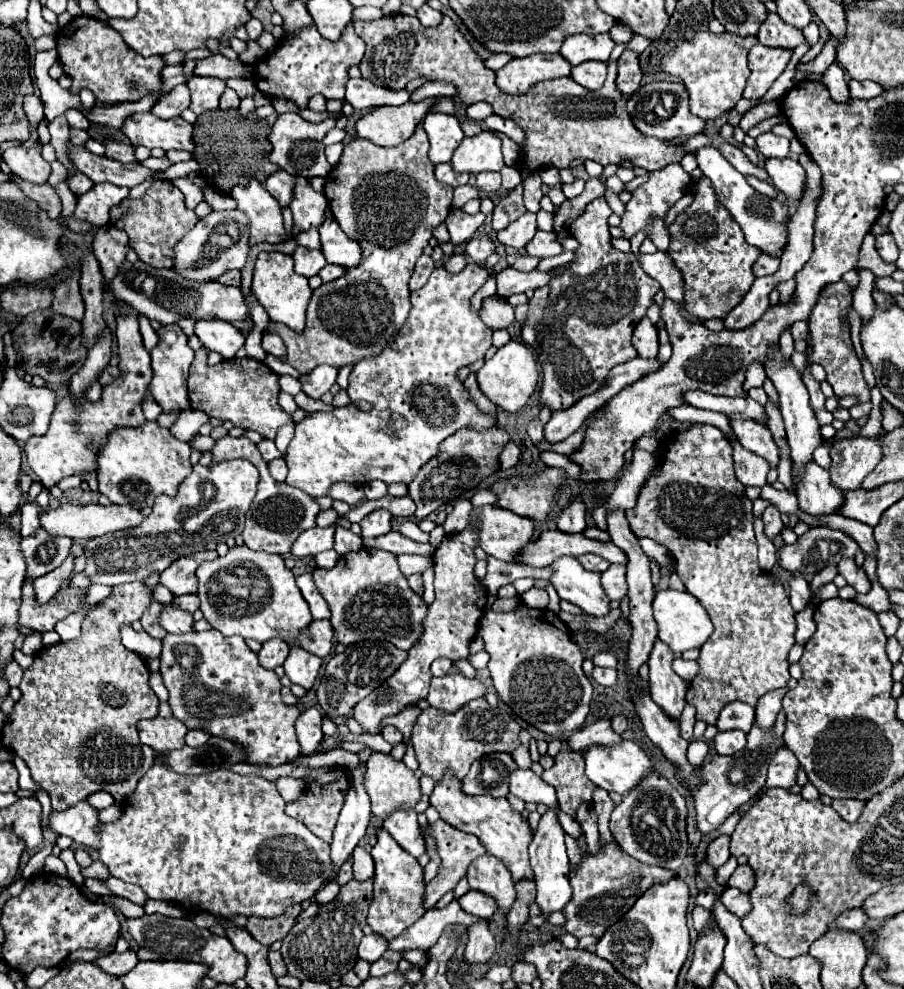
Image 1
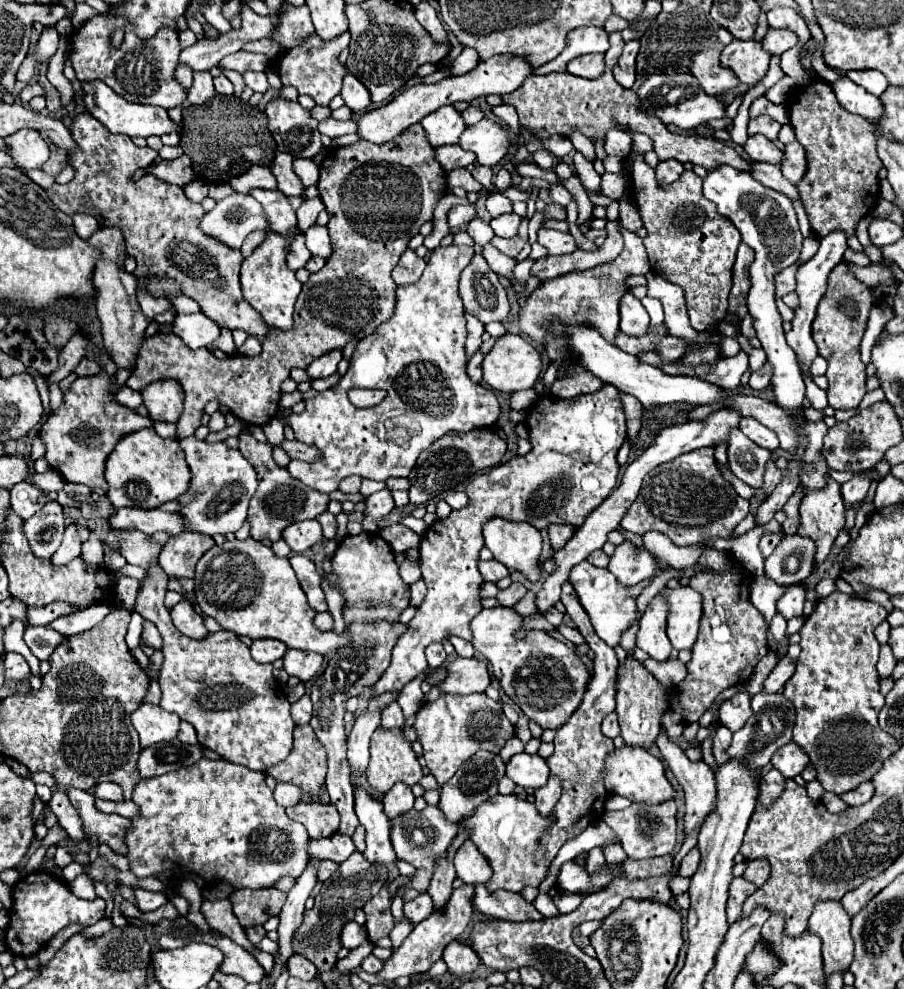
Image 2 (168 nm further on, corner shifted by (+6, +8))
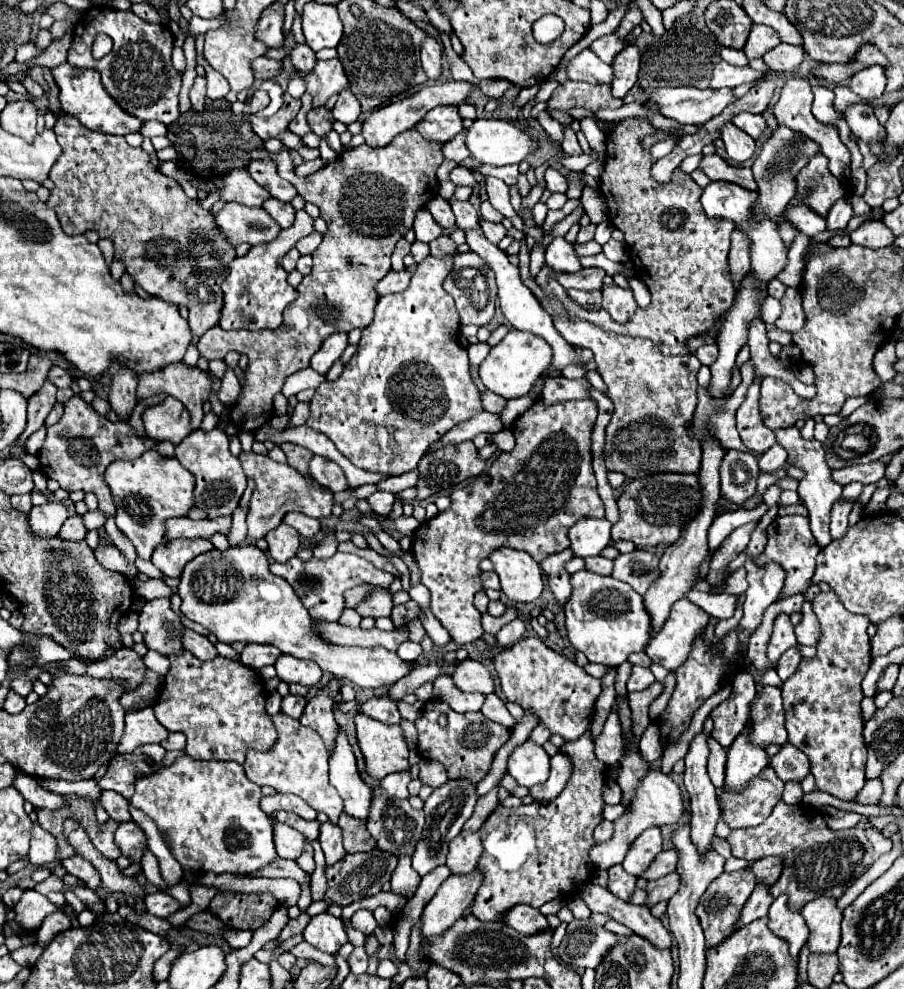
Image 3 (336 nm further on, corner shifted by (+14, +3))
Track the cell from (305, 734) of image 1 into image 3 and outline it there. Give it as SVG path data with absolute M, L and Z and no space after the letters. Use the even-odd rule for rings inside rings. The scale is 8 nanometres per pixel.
M286 695L282 699L282 713L294 717L294 719L300 719L302 711L304 711L304 705L306 705L306 699L302 695Z

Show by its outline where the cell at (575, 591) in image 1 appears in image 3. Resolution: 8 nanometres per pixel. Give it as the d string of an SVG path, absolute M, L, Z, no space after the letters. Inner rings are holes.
M586 569L572 575L572 597L564 611L568 639L576 651L582 651L588 657L590 663L618 667L628 661L628 655L644 651L652 637L652 621L642 595L618 579L602 577Z

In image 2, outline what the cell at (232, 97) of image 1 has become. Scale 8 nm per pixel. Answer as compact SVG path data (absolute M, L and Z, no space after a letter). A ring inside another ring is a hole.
M226 76L214 78L214 86L216 86L216 92L218 92L218 94L224 94L224 96L232 96L232 94L234 94L232 82L230 82Z

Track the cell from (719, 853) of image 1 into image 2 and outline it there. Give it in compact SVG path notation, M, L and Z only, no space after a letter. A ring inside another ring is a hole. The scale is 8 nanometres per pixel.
M692 848L682 864L680 864L680 876L692 876L696 870L698 870L698 862L700 862L700 854L698 854L698 848Z

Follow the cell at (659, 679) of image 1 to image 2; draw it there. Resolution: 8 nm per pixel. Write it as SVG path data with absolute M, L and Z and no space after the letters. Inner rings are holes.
M656 594L646 606L646 612L640 618L640 630L636 634L636 646L650 654L650 658L664 662L672 654L670 640L666 636L666 614L668 606L662 594Z

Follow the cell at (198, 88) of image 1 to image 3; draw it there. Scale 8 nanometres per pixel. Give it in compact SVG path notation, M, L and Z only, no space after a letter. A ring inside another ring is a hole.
M196 77L194 87L190 89L190 101L194 111L204 111L206 107L206 77Z

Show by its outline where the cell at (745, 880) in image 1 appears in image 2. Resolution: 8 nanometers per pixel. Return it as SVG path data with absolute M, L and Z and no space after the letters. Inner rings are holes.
M758 858L758 860L746 862L746 870L744 870L742 878L746 878L748 882L754 882L756 886L762 886L762 884L768 880L768 874L770 874L770 864L768 864L768 860Z

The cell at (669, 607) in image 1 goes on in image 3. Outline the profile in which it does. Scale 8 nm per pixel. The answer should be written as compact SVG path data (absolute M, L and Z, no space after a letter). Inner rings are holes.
M680 599L674 603L664 627L650 641L646 655L668 671L678 669L682 663L686 663L694 639L702 635L708 621L710 615L706 611L688 599Z

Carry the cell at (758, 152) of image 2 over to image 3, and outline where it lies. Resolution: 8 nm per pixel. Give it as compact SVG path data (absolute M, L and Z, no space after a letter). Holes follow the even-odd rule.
M730 121L722 125L720 139L724 141L726 153L728 153L728 157L732 161L744 163L744 161L748 161L754 155L754 149L756 149L754 139L750 135L746 135L746 133L738 131L738 127L734 127Z

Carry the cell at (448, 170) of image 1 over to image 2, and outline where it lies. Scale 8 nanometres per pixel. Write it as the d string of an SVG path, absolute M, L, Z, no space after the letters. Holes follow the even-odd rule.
M452 144L452 146L436 148L436 160L442 164L446 172L450 172L456 168L468 168L470 164L476 162L476 156L472 152L462 150L458 144Z

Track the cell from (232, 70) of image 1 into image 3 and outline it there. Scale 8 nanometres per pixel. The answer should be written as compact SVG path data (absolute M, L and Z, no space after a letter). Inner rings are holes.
M258 57L258 59L254 59L252 69L254 69L256 79L264 81L264 79L274 79L276 75L280 75L284 67L282 67L282 61L272 61L268 57Z

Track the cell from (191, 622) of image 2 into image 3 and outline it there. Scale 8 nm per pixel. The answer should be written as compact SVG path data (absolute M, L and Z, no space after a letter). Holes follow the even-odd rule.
M184 629L182 641L184 641L184 649L190 651L192 655L196 655L202 661L210 661L210 659L218 657L216 647L206 637L202 637L202 635L198 635L198 633L190 631L190 629Z

